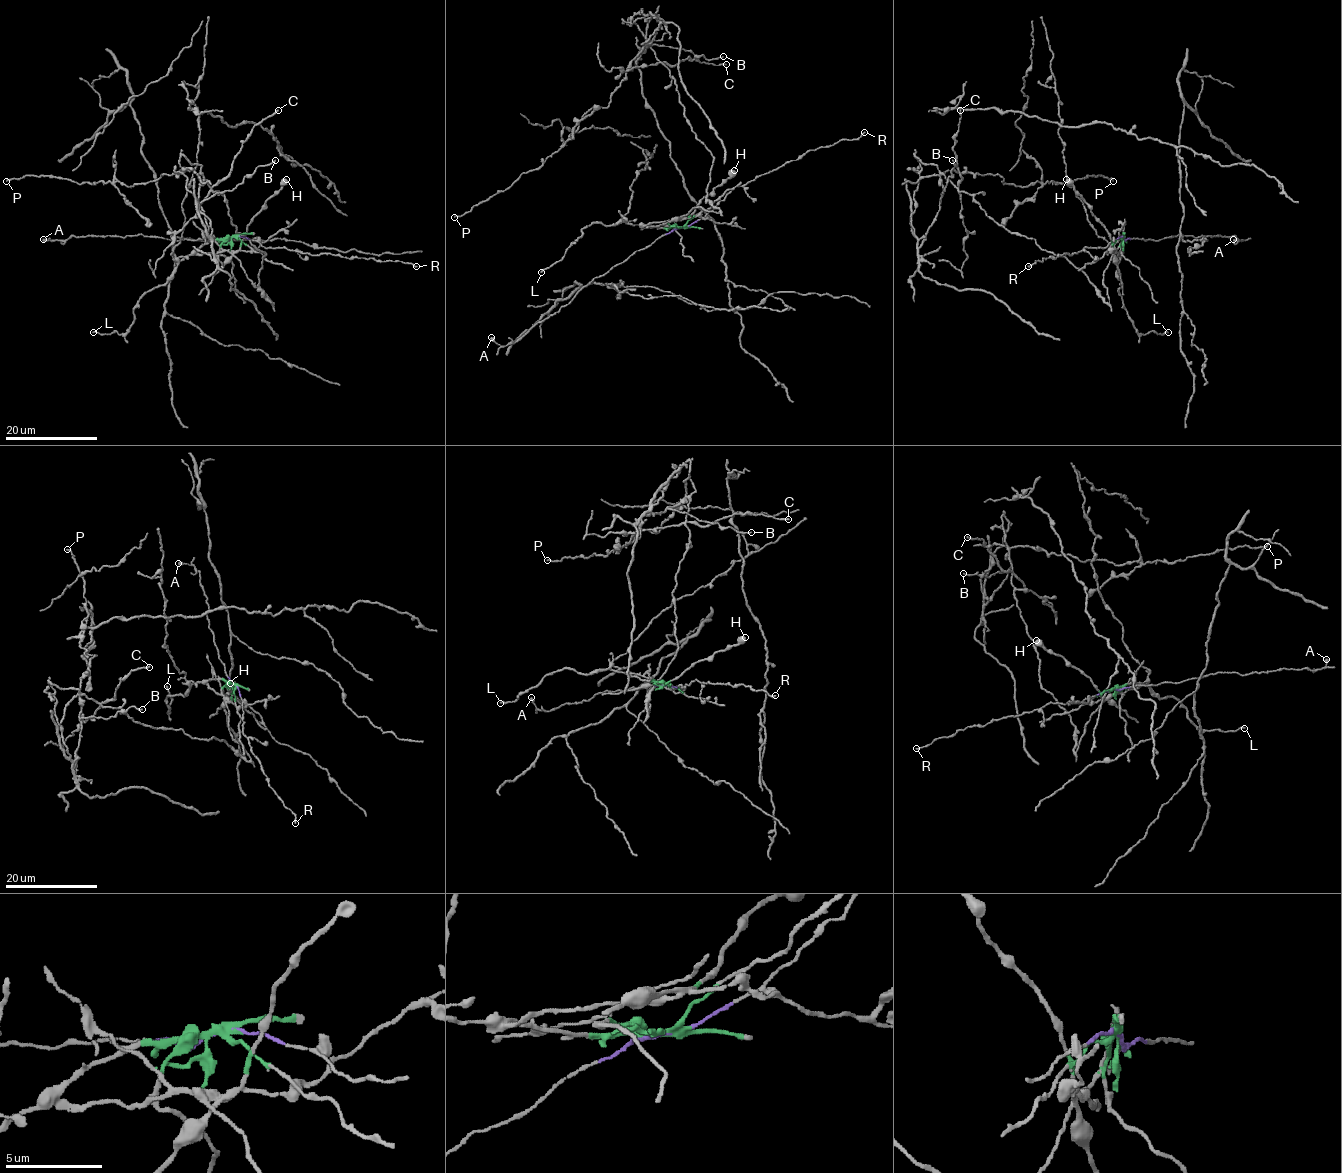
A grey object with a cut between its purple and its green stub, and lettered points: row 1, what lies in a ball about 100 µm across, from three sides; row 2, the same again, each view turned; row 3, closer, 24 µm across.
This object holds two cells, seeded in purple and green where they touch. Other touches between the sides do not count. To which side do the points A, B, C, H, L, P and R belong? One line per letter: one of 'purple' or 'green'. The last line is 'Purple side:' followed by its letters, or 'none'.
A: purple
B: green
C: green
H: green
L: green
P: green
R: purple
Purple side: A, R

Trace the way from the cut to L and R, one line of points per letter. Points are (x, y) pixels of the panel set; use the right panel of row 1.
L: (1124, 236), (1118, 263), (1121, 286), (1119, 295), (1129, 319), (1139, 333), (1167, 332)
R: (1124, 236), (1112, 240), (1103, 248), (1086, 247), (1072, 255), (1063, 254), (1055, 258), (1035, 261), (1028, 266)

